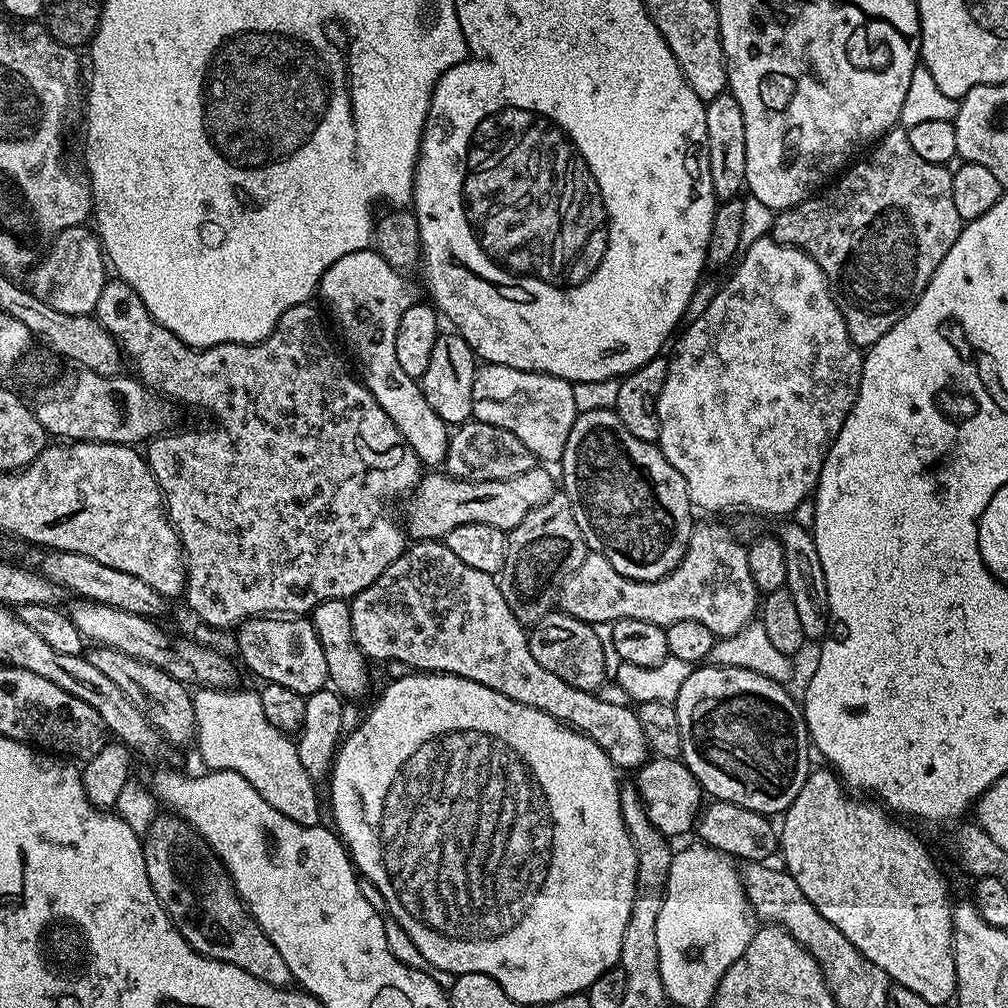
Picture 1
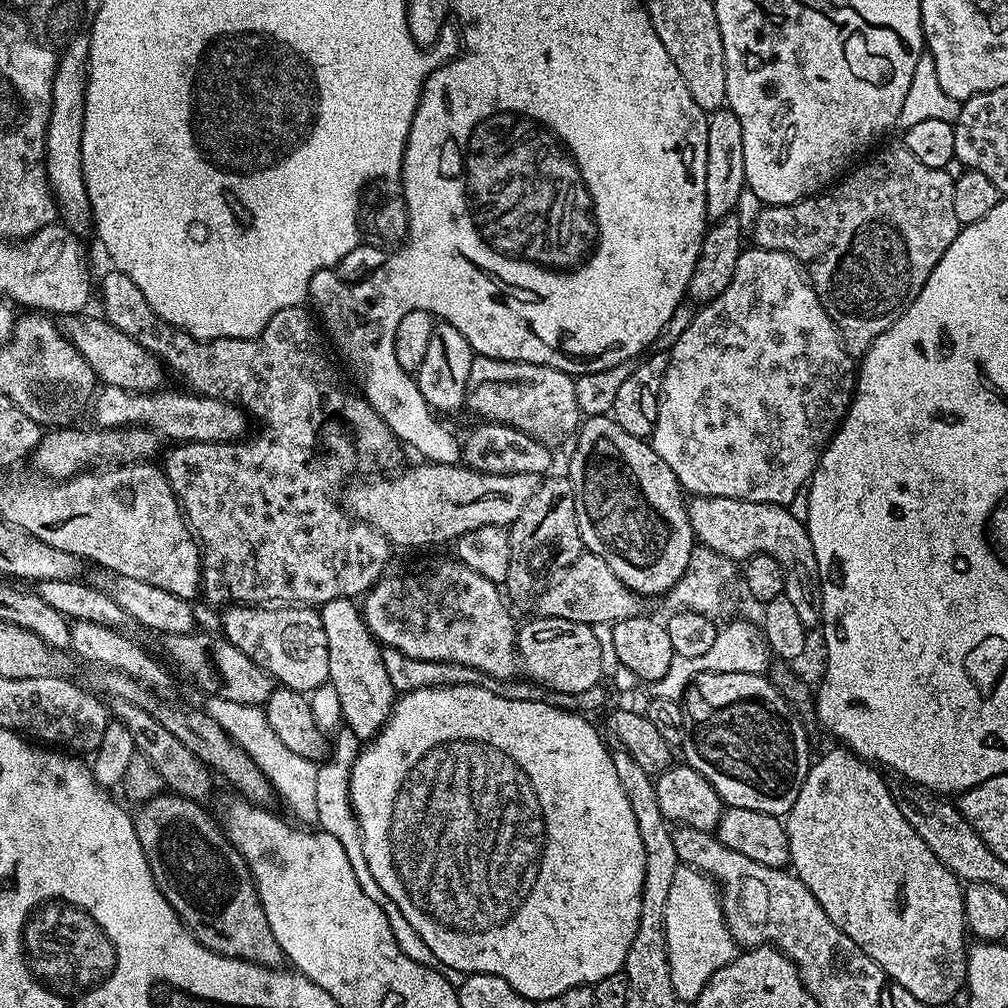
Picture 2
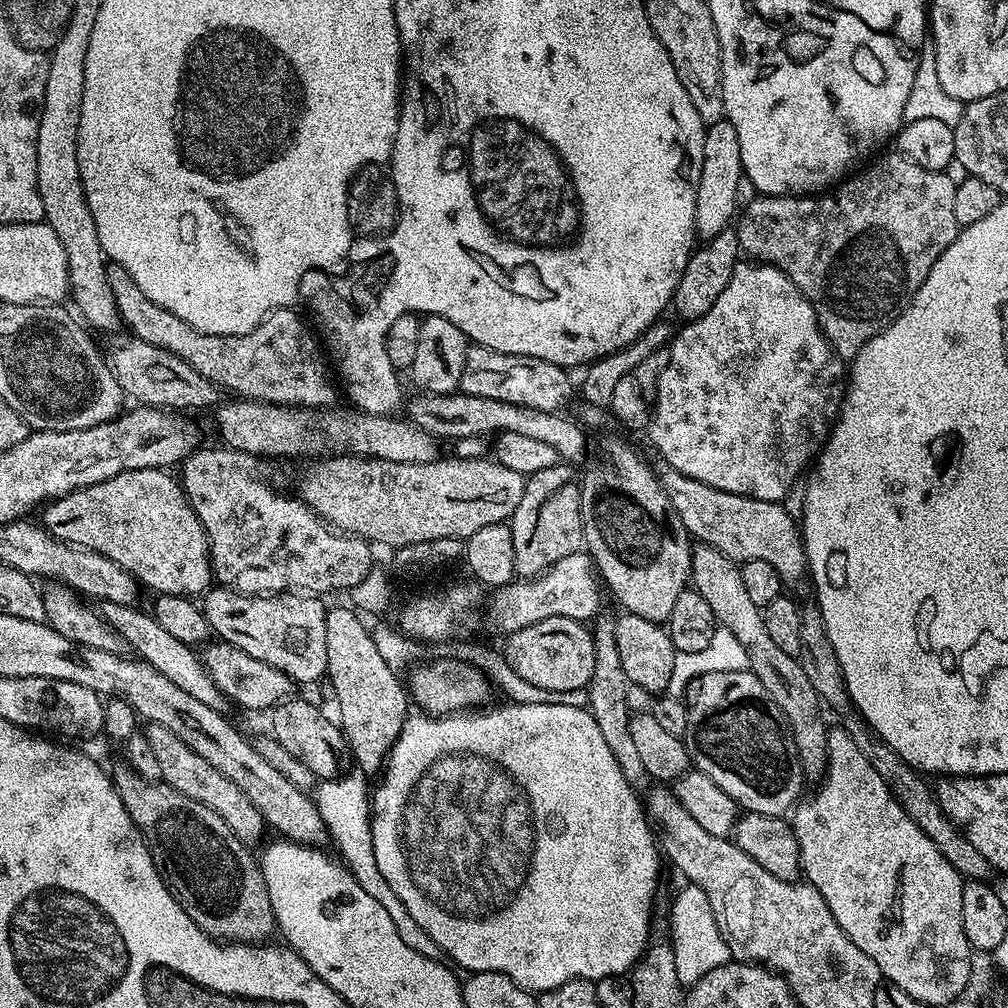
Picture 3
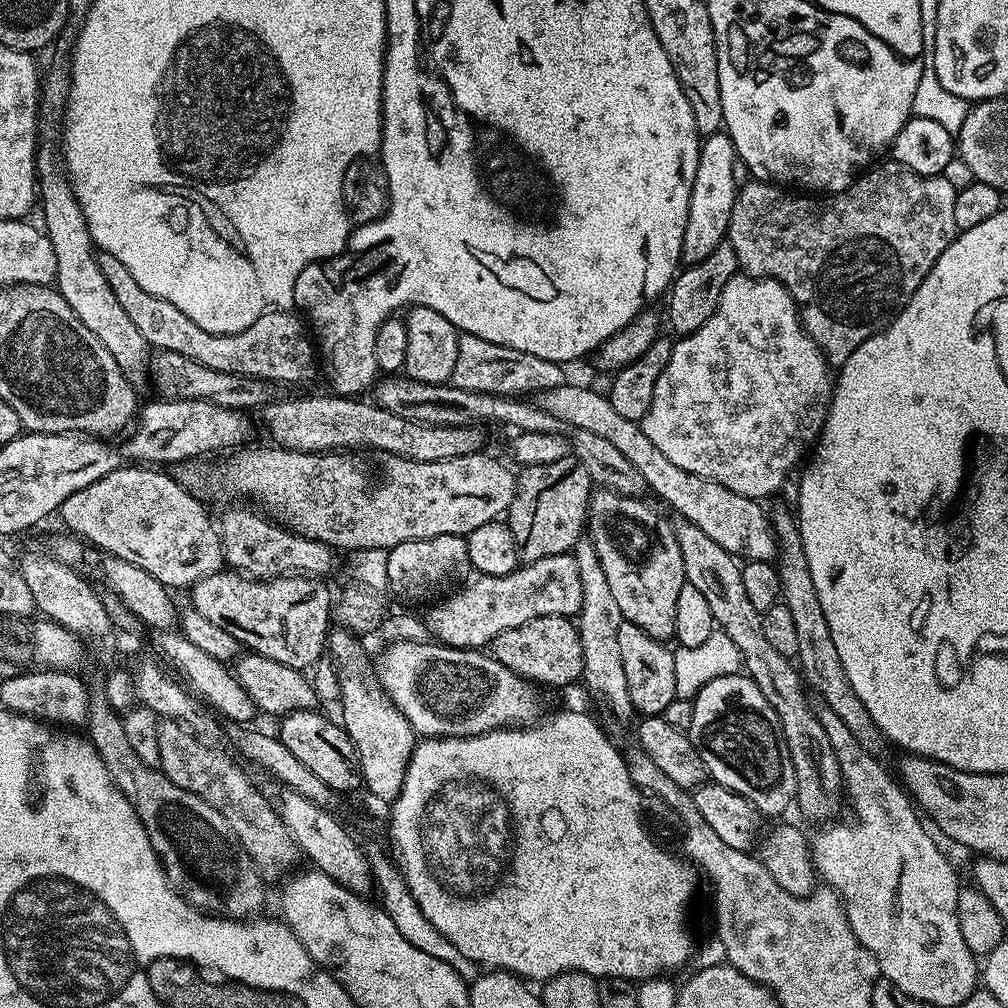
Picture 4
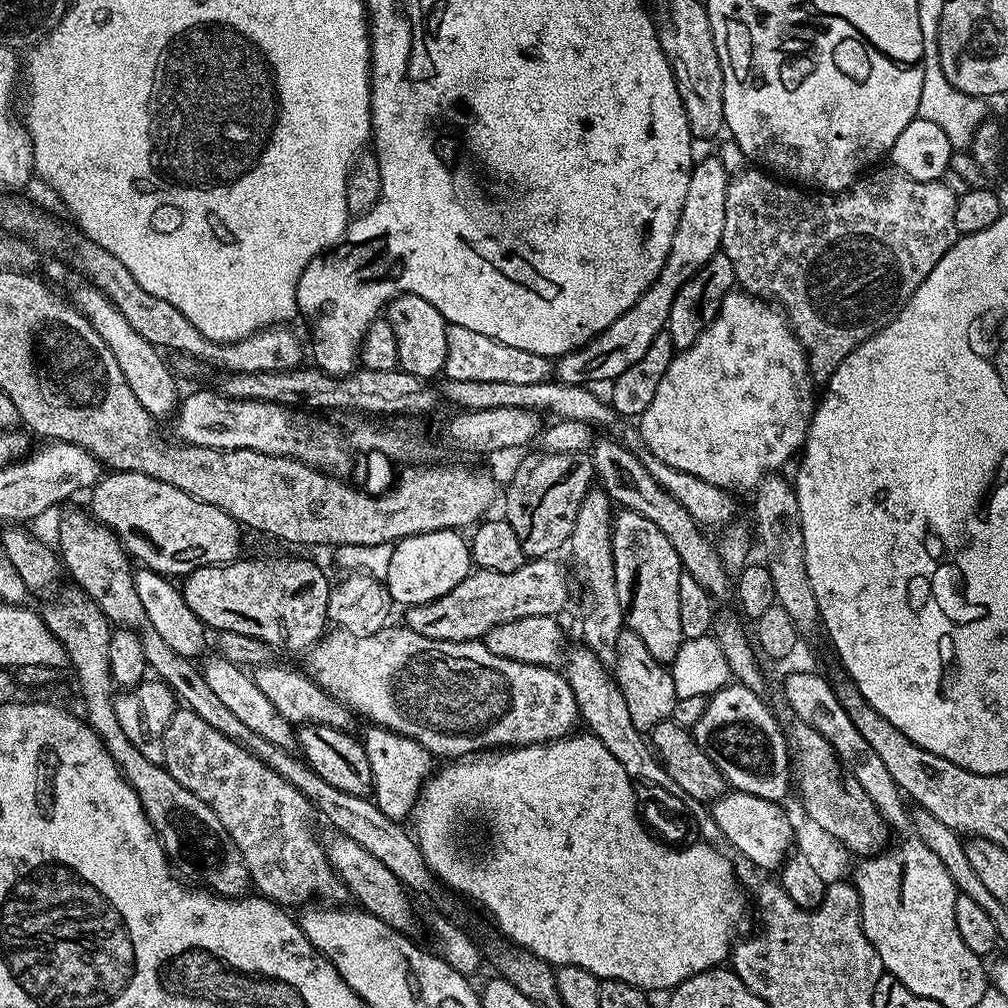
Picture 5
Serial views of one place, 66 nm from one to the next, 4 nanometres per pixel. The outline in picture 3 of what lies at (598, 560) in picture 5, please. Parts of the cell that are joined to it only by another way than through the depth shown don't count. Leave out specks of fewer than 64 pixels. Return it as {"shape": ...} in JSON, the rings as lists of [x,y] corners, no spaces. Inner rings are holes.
{"shape":[[[607,614],[601,615],[595,621],[596,628],[591,629],[592,641],[594,642],[594,674],[590,678],[587,690],[590,709],[594,722],[598,722],[598,730],[602,730],[602,738],[606,738],[606,746],[618,758],[618,767],[626,782],[637,790],[649,787],[650,777],[646,766],[642,766],[642,758],[638,755],[638,749],[634,738],[630,738],[630,711],[628,712],[628,692],[630,685],[626,678],[626,670],[622,670],[622,658],[618,658],[618,642],[614,638],[616,629],[615,619]],[[597,623],[597,624],[596,624]]]}

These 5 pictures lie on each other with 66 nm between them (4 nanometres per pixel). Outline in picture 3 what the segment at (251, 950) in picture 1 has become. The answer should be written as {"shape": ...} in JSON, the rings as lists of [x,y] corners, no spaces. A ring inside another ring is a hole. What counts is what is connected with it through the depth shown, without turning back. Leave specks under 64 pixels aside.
{"shape":[[[120,762],[110,768],[112,784],[122,798],[134,826],[142,834],[144,845],[150,850],[150,858],[164,879],[164,885],[170,894],[190,914],[190,918],[208,936],[221,942],[234,944],[263,945],[273,939],[277,931],[276,919],[270,906],[270,894],[266,890],[266,882],[260,873],[260,865],[255,855],[251,856],[244,841],[240,840],[226,826],[226,822],[210,806],[202,806],[202,802],[194,802],[194,798],[186,798],[174,786],[160,780],[147,780],[137,774],[127,762]]]}

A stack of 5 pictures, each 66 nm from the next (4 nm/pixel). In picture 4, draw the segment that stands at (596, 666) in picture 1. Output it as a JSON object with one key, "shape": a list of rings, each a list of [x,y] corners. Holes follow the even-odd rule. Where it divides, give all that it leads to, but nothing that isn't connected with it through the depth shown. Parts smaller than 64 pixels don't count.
{"shape":[[[547,616],[534,618],[514,630],[502,630],[490,645],[490,655],[506,670],[518,674],[533,685],[549,684],[552,688],[564,688],[581,679],[584,674],[582,642],[579,627],[569,617]]]}

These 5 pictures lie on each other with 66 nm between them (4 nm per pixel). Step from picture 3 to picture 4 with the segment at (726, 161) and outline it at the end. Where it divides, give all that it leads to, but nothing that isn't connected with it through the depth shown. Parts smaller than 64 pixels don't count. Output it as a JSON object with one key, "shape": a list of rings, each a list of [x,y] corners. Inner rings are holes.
{"shape":[[[727,131],[712,132],[703,137],[698,154],[698,174],[694,174],[694,186],[690,190],[690,206],[686,218],[686,234],[682,238],[680,255],[685,265],[697,264],[711,254],[718,245],[725,243],[730,226],[730,214],[738,186],[734,182],[734,162],[737,160],[736,147]]]}

